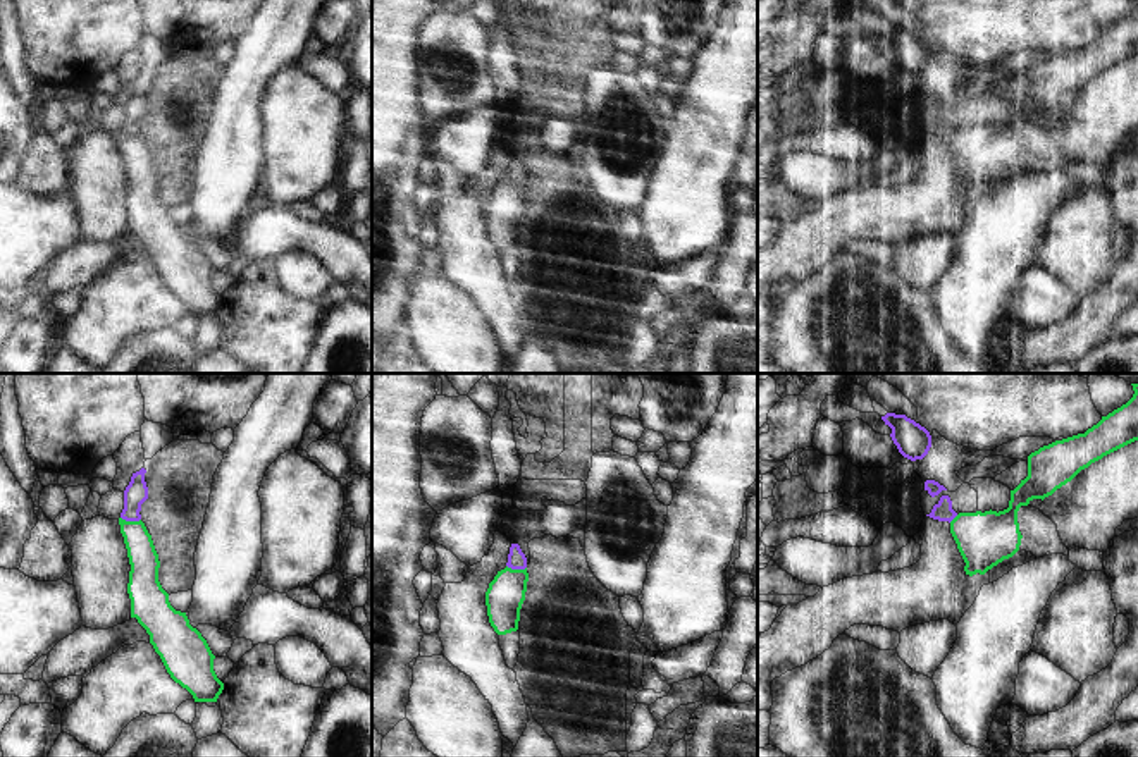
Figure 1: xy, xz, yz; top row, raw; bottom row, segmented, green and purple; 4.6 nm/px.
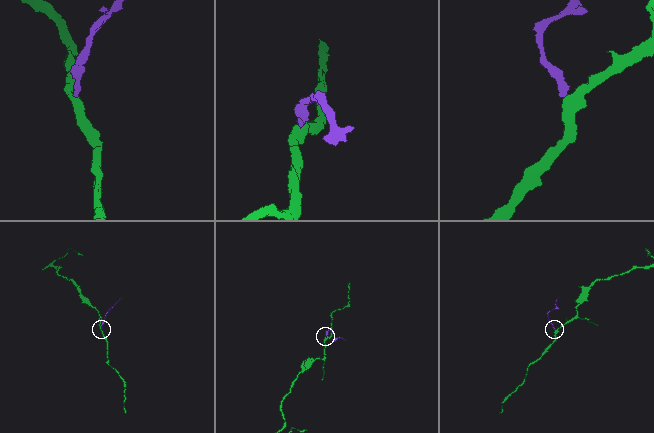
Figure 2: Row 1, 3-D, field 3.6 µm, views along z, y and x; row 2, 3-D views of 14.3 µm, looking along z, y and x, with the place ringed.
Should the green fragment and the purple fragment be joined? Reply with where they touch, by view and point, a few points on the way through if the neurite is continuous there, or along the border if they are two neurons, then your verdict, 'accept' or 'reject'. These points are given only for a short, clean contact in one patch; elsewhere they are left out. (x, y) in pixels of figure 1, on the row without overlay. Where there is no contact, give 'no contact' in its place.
meets green in xy at (131, 136); border along xy (121, 131), (140, 135); reject

